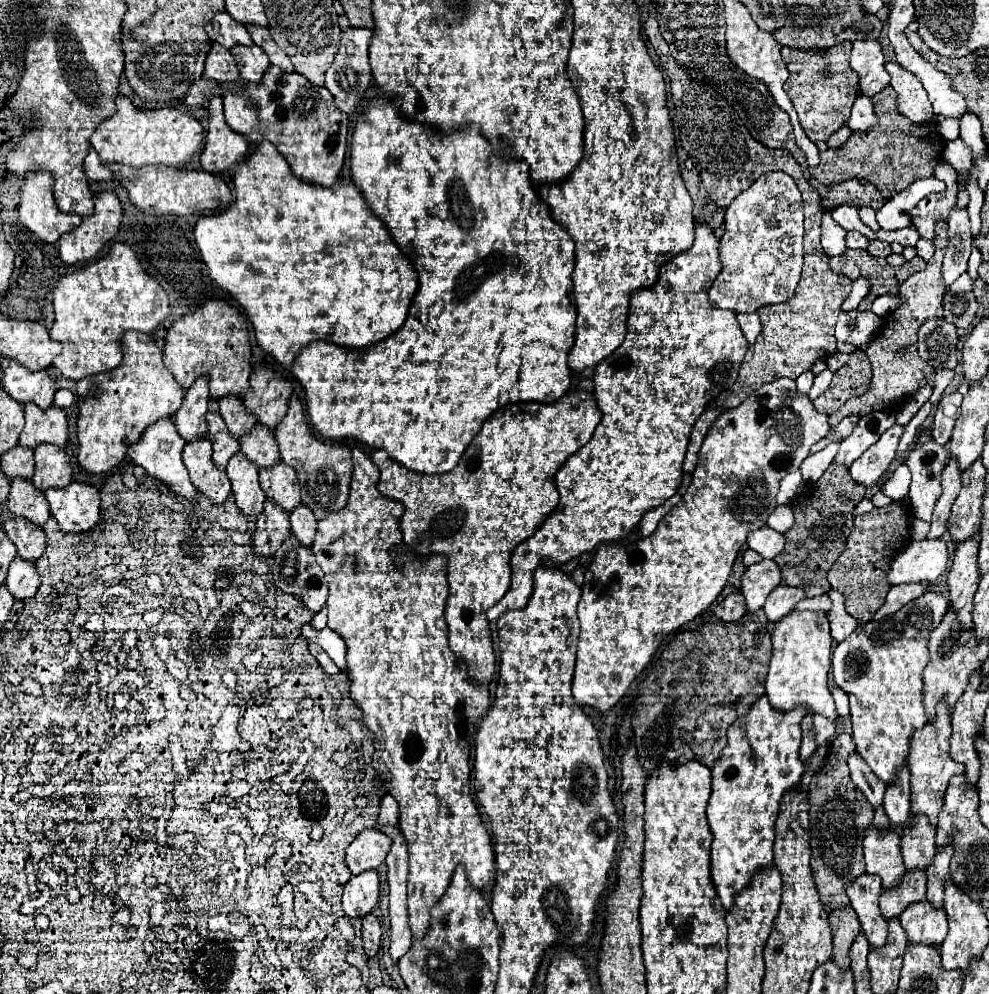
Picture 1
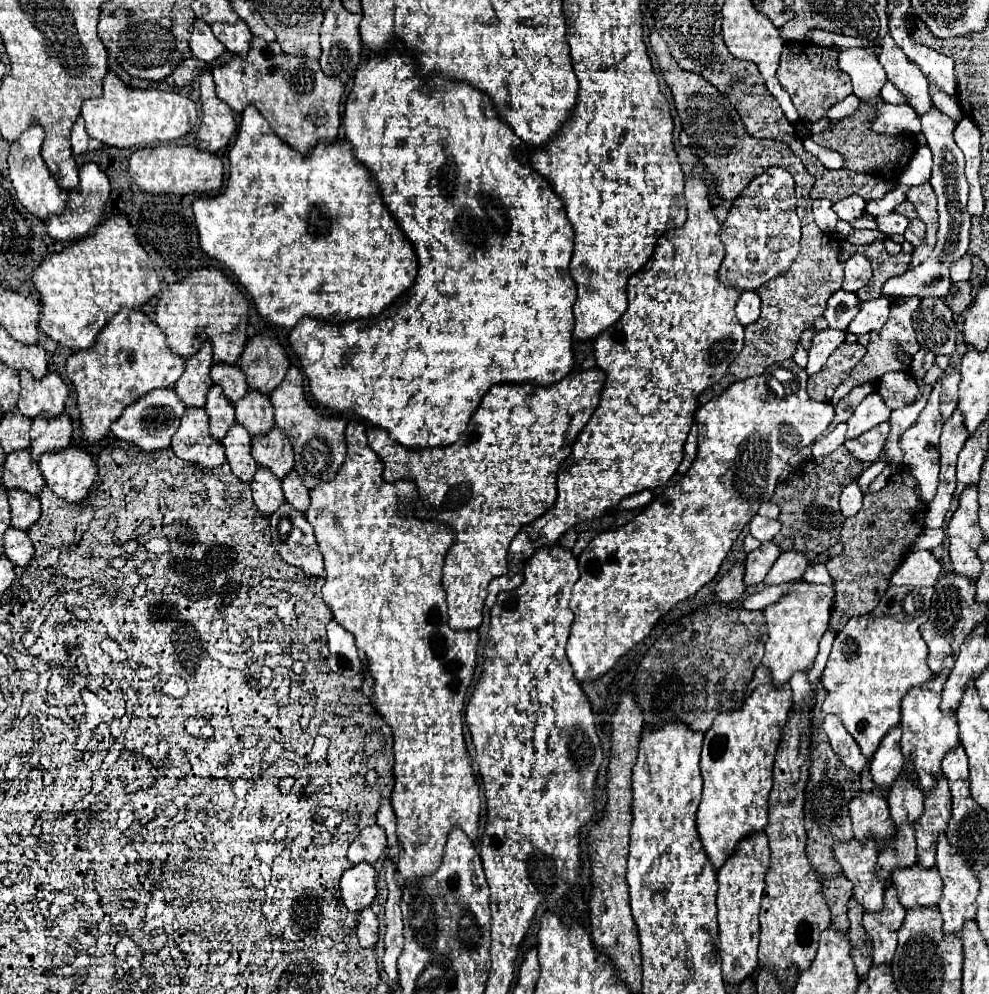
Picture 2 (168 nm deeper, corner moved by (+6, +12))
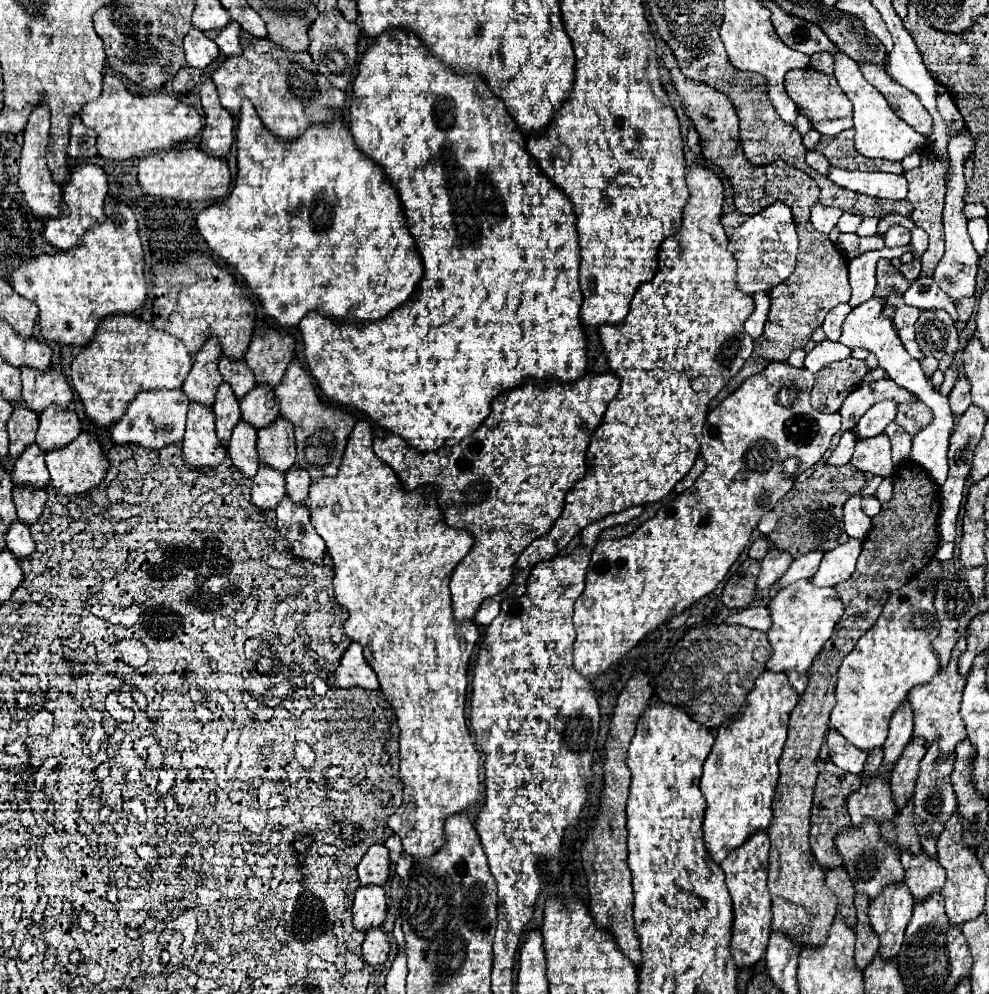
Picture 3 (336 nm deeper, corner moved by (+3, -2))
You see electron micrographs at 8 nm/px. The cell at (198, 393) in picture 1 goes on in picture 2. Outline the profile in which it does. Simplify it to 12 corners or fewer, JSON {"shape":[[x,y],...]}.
{"shape":[[209,342],[185,360],[175,392],[187,408],[203,408],[211,388]]}

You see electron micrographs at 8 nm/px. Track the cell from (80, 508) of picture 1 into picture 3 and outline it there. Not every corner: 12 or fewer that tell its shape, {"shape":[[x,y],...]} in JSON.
{"shape":[[88,432],[46,452],[50,486],[80,496],[108,470]]}

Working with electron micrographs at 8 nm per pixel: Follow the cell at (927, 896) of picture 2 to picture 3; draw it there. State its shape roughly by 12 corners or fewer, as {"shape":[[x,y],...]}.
{"shape":[[902,848],[904,884],[916,900],[942,890],[946,872],[924,850]]}

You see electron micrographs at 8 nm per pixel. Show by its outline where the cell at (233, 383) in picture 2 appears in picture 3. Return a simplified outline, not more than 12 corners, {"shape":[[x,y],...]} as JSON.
{"shape":[[222,354],[224,382],[232,384],[236,398],[256,386],[256,378],[244,360]]}

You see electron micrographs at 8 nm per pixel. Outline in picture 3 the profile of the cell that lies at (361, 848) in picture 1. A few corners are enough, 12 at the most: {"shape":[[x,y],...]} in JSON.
{"shape":[[370,846],[358,864],[360,882],[384,886],[390,876],[386,846]]}

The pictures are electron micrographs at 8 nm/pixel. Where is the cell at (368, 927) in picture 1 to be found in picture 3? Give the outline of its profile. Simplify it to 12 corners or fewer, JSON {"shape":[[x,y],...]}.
{"shape":[[370,928],[362,944],[368,964],[386,964],[390,942],[382,928]]}

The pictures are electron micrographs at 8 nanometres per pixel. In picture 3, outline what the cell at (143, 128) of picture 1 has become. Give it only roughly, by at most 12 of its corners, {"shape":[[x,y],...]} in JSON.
{"shape":[[116,74],[80,118],[98,154],[128,160],[192,140],[202,118]]}

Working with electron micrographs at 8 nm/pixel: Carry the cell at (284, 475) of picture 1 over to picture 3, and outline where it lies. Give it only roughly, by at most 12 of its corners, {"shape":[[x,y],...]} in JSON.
{"shape":[[278,416],[258,430],[260,462],[286,472],[296,460],[294,426]]}

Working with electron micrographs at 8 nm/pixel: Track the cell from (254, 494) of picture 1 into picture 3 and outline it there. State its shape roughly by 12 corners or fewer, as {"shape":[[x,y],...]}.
{"shape":[[240,420],[228,452],[234,466],[254,478],[256,428]]}

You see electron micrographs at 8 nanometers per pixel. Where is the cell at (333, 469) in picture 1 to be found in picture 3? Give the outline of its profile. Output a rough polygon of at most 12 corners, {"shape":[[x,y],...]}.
{"shape":[[294,358],[274,388],[296,428],[296,464],[334,476],[356,424]]}

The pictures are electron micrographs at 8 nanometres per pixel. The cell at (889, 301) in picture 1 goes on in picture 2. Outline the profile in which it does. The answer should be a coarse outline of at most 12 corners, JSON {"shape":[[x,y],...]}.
{"shape":[[921,116],[933,152],[937,244],[917,268],[883,284],[883,298],[947,296],[949,266],[967,254],[971,216],[955,124]]}

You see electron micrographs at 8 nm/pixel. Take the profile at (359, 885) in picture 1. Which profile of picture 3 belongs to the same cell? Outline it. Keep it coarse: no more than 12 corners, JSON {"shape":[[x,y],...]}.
{"shape":[[382,886],[356,890],[356,930],[382,926],[388,912]]}

